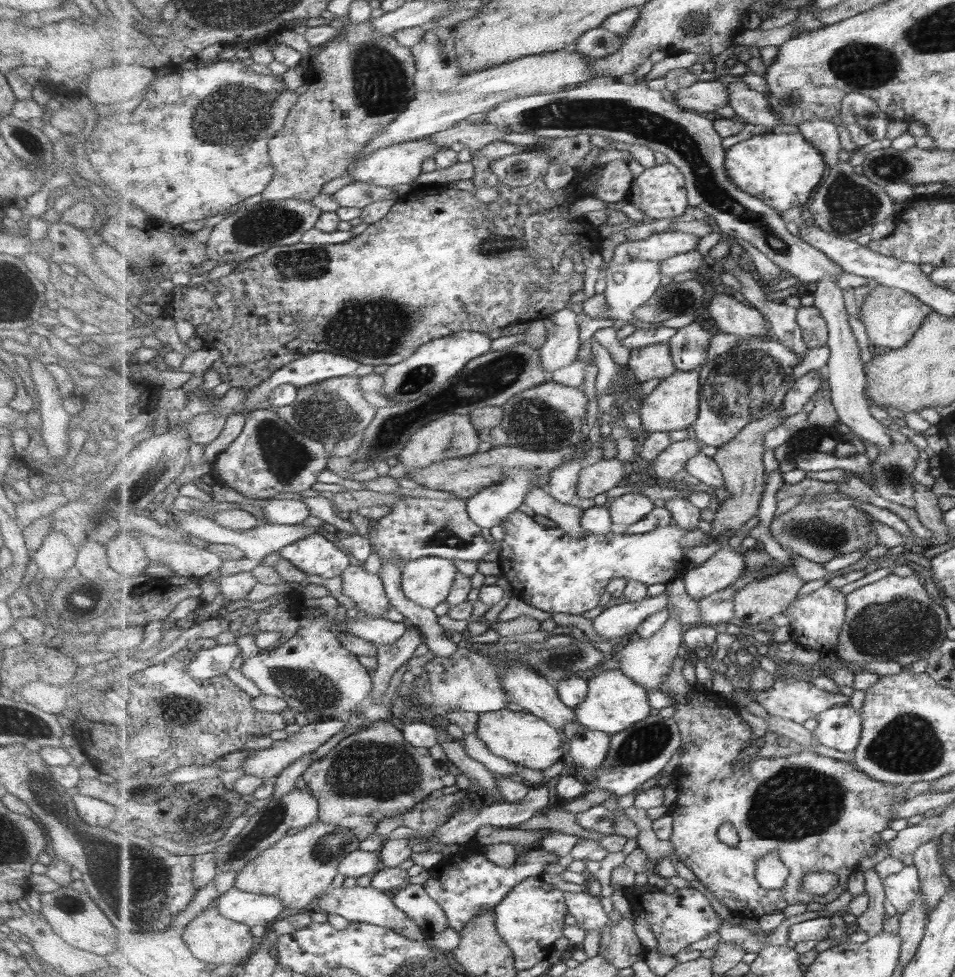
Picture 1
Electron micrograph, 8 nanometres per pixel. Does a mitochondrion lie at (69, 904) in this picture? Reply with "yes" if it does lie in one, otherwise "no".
yes

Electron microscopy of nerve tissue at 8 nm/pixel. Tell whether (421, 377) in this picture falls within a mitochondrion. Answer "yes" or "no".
yes

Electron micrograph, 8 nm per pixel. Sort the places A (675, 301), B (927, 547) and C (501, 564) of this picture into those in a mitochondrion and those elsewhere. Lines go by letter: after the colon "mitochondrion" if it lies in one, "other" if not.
A: mitochondrion
B: other
C: other

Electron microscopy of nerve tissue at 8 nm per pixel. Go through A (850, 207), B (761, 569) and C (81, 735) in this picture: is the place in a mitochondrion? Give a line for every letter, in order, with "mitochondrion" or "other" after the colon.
A: mitochondrion
B: mitochondrion
C: other

